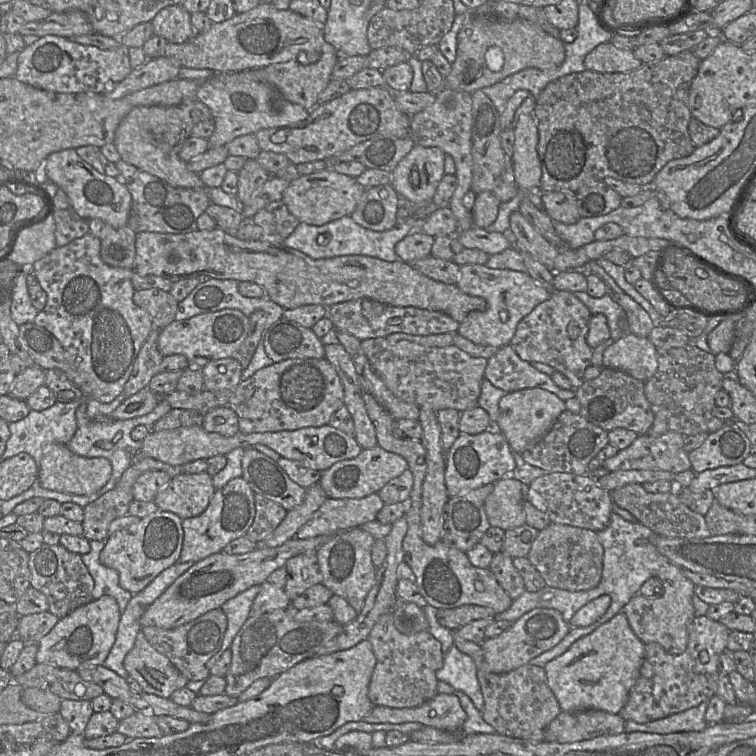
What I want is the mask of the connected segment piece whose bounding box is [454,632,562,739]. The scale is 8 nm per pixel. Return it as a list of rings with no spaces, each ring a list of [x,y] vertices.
[[[454,633],[454,645],[463,653],[470,656],[476,665],[477,678],[484,698],[483,719],[496,729],[496,732],[514,738],[529,738],[535,732],[543,732],[548,724],[561,712],[561,707],[549,688],[544,668],[532,664],[522,665],[506,673],[493,673],[489,670],[483,649],[480,644],[461,638]]]

